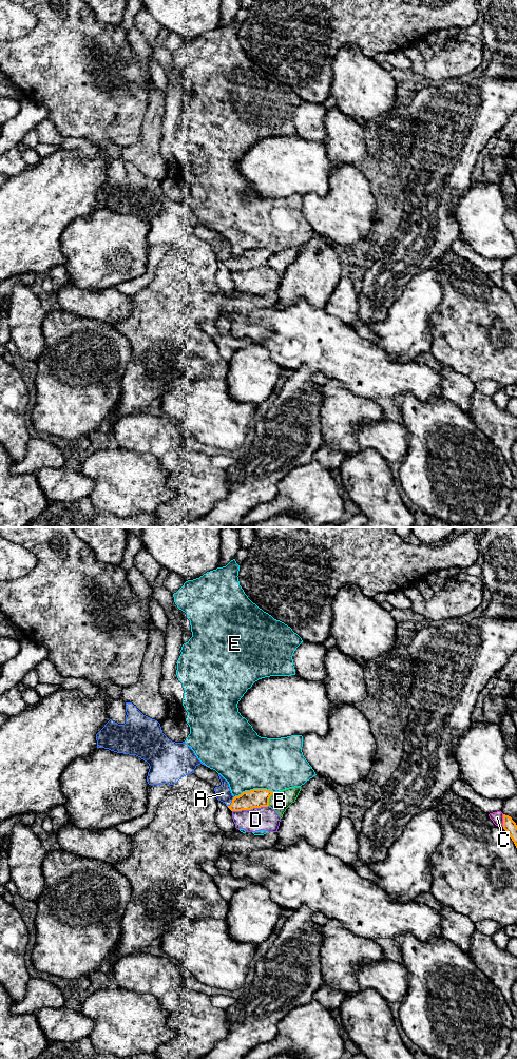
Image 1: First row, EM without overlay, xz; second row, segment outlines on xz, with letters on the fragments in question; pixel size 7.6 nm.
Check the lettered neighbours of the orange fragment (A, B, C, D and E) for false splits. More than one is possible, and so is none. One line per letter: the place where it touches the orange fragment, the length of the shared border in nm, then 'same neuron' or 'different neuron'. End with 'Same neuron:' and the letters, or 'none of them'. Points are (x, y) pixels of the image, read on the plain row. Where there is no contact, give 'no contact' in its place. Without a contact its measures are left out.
A: contact xz (232, 262); length 90 nm; same neuron
B: contact xz (269, 257); length 120 nm; different neuron
C: contact xz (503, 281); length 100 nm; different neuron
D: contact xz (250, 269); length 280 nm; different neuron
E: contact xz (254, 249); length 320 nm; different neuron
Same neuron: A

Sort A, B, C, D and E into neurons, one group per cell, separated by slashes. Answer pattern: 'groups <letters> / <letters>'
groups A / B / C / D E

